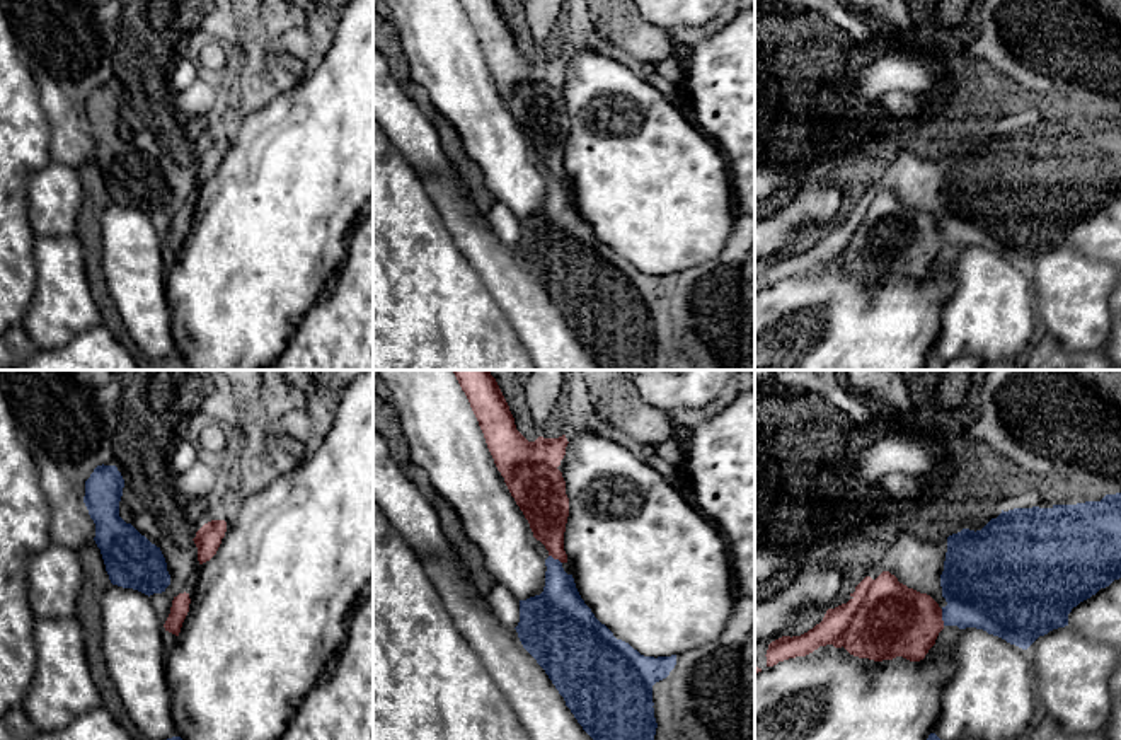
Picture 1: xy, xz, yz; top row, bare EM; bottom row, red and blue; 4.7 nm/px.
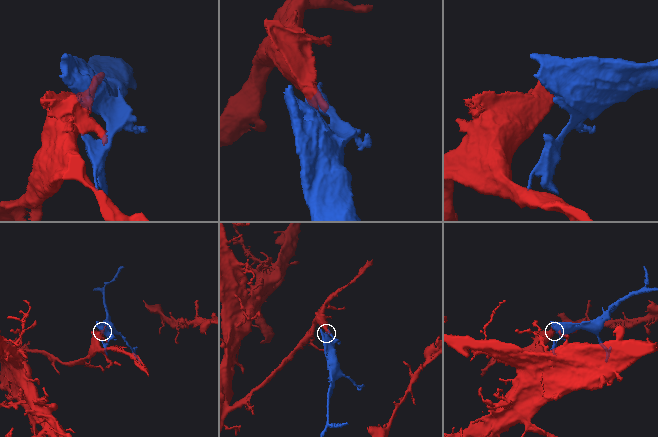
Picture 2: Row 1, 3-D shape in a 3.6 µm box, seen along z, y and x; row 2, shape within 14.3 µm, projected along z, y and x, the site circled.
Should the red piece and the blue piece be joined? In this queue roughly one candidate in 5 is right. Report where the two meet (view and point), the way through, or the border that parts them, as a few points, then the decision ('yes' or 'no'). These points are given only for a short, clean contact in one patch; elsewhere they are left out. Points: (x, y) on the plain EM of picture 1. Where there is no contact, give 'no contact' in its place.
meets red in yz at (941, 236); border along yz (941, 227), (944, 242); no

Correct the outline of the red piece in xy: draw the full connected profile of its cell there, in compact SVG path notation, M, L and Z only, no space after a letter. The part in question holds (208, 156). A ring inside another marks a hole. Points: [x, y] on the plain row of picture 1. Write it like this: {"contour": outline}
{"contour": "M211 138L196 150L196 155L193 159L198 165L199 182L210 179L216 172L221 157L225 155L225 150L227 150L225 138Z"}

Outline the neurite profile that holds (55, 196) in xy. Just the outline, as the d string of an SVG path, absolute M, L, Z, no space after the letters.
M51 160L27 184L29 222L37 237L75 235L83 189L78 172Z

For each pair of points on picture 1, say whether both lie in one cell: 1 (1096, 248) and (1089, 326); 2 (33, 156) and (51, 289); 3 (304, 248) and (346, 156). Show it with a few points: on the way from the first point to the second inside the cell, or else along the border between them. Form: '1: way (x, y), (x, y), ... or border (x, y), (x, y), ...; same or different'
1: border (1069, 242), (1086, 256), (1103, 263); different
2: border (36, 236), (33, 248), (36, 278); different
3: way (304, 225), (304, 198), (324, 178); same

